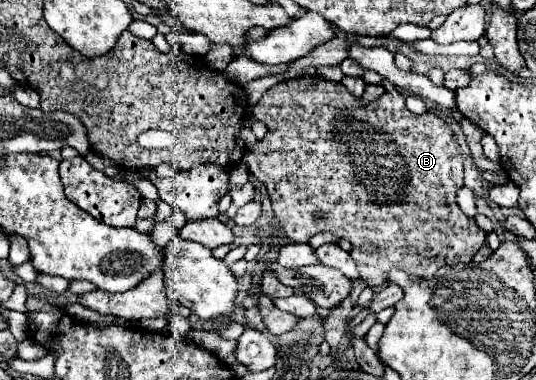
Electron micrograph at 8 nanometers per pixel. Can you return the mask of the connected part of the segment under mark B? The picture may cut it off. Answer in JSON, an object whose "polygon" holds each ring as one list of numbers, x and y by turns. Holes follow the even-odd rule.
{"polygon":[[295,77,295,79,289,79,289,81,273,85,259,99,259,103,251,107,247,119,249,121,253,121,253,119,263,121,269,127,265,139,261,139,255,147,251,147,245,153,243,163,247,163,249,171,267,187,269,199,273,203,273,213,275,213,277,229,283,233,283,235,279,235,281,239,289,239,293,243,301,243,301,241,307,243,315,233,327,231,327,233,333,233,333,235,339,235,339,237,351,241,353,243,351,257,357,263,359,275,361,275,363,281,367,281,367,285,381,285,381,283,385,283,387,281,387,273,395,271,395,269,401,269,405,273,429,279,429,277,433,277,437,273,437,269,441,269,445,265,471,263,473,255,483,247,483,243,485,243,485,231,479,229,475,221,471,221,469,217,465,217,465,213,459,209,459,205,455,201,455,191,463,187,463,155,461,155,459,143,455,139,455,133,435,113,413,115,405,107,405,97,397,89,387,91,381,99,377,99,375,103,369,103,367,107,363,107,361,101,355,99,351,93,347,93,347,89,341,83,331,83,331,81,323,79,323,77],[315,211,321,211,321,215,323,215,321,221,313,219]]}

